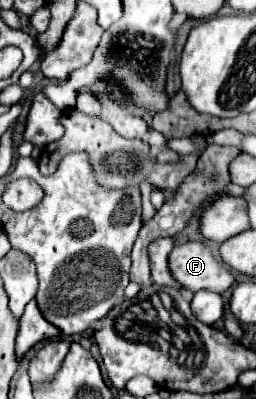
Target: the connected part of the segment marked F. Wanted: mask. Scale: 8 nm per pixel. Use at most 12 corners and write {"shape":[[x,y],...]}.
{"shape":[[201,242],[175,246],[173,278],[189,292],[223,294],[233,272]]}

